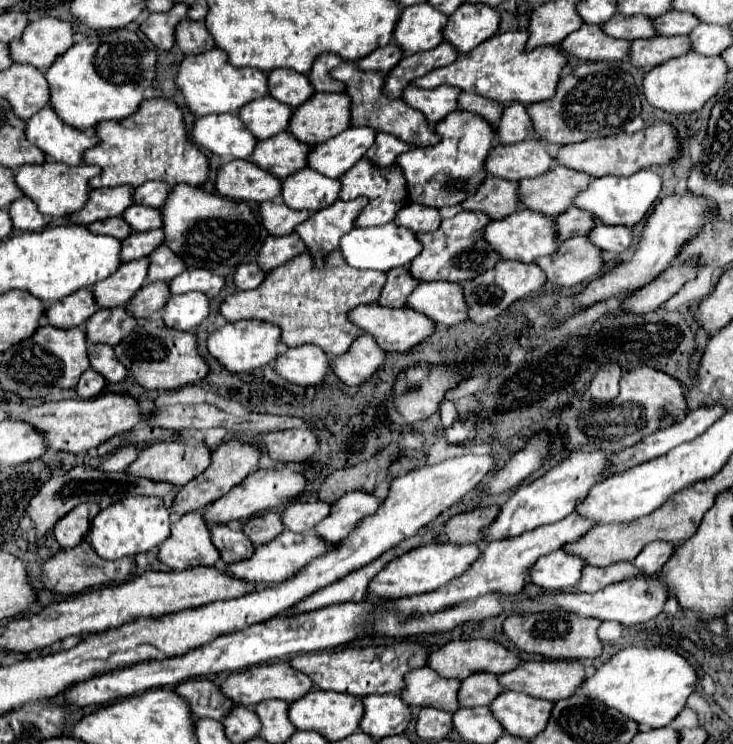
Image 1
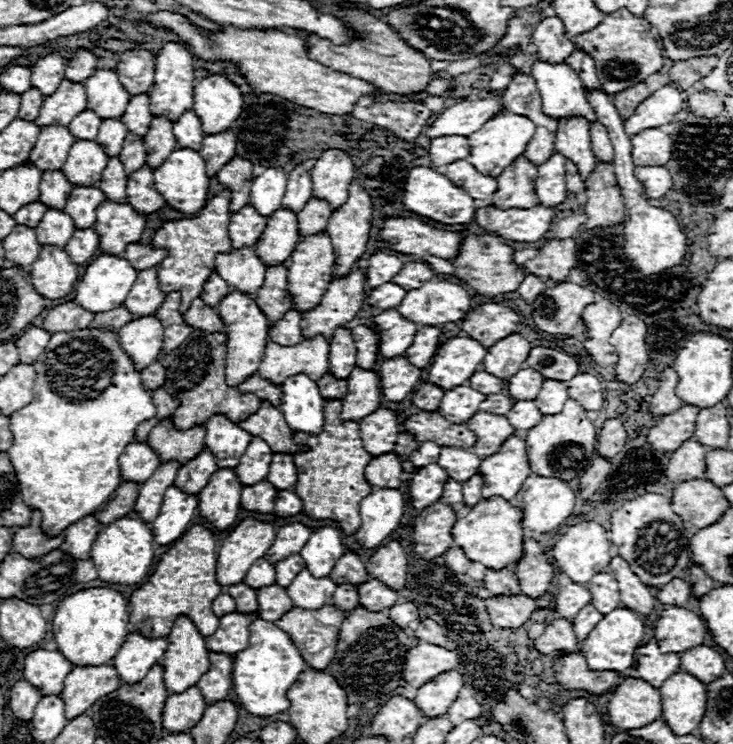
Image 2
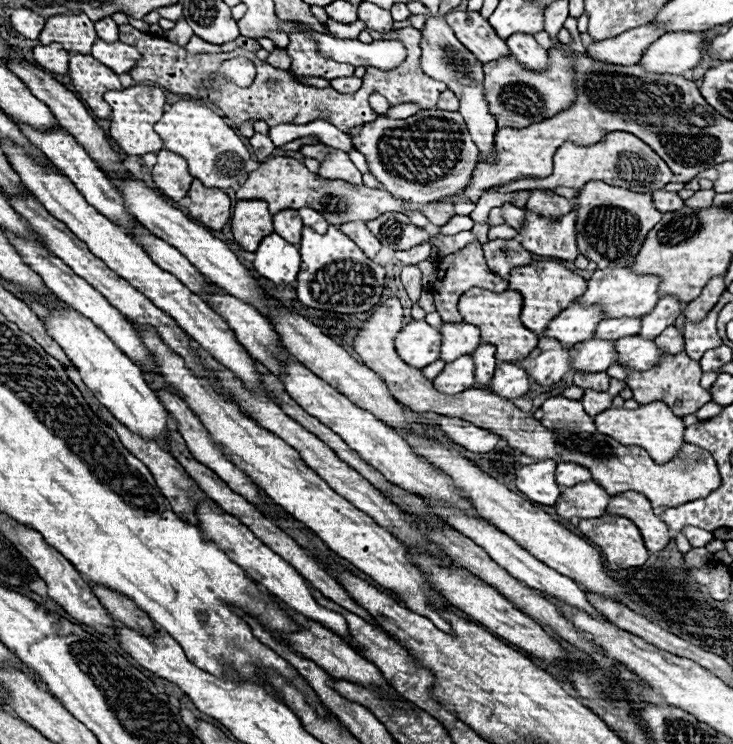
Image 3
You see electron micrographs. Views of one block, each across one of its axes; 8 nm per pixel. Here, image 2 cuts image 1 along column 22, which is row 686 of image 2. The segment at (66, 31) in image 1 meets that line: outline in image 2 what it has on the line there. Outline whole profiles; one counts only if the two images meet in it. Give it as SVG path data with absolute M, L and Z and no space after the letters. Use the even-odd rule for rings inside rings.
M40 648L28 654L24 662L24 680L34 684L42 696L52 696L62 692L64 680L72 668L74 666L60 652L48 652Z

